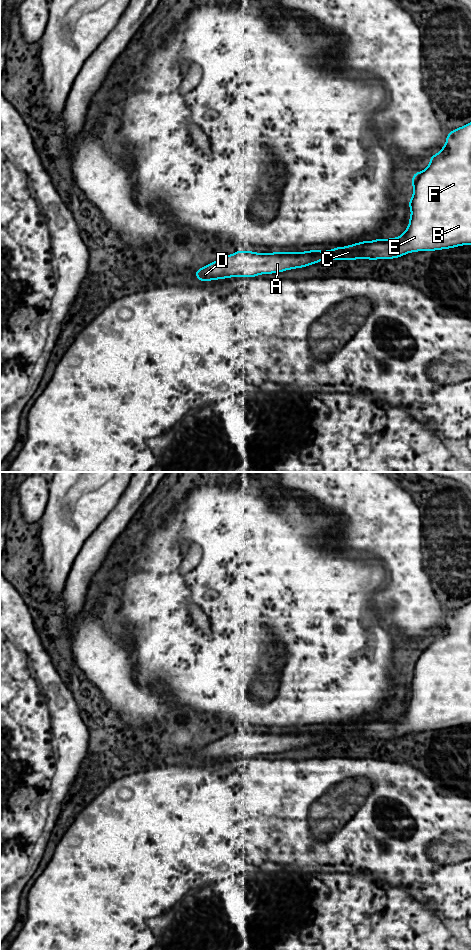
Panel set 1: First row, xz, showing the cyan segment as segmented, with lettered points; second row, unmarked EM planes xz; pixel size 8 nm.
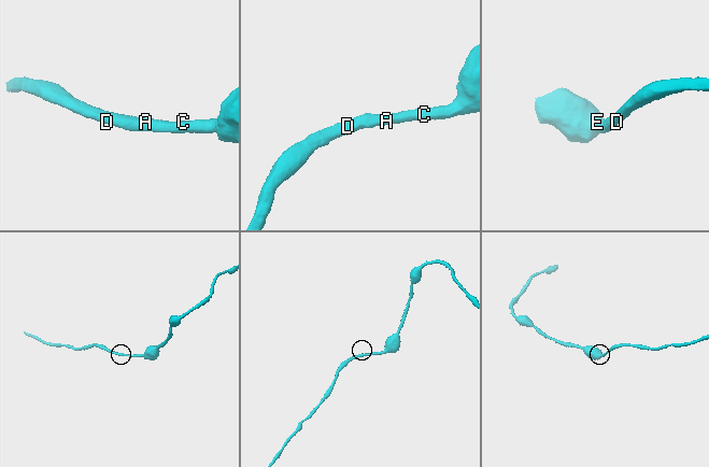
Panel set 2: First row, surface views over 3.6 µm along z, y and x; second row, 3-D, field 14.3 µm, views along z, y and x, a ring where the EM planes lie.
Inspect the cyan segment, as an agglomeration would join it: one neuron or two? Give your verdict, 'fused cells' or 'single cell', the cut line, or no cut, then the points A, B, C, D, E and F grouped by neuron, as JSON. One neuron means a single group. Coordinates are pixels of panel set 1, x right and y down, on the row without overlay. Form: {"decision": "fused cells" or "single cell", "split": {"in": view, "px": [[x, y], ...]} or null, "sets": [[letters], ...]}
{"decision": "single cell", "split": null, "sets": [["A", "B", "C", "D", "E", "F"]]}

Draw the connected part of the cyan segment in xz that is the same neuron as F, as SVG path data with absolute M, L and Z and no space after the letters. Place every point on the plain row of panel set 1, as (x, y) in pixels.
M471 602L449 611L439 633L430 637L429 646L412 656L413 677L407 684L411 689L409 706L404 713L391 719L363 721L332 730L305 732L255 733L237 730L232 735L200 747L194 754L199 761L230 757L256 757L260 754L283 752L307 747L322 740L393 739L417 731L434 731L471 725Z

